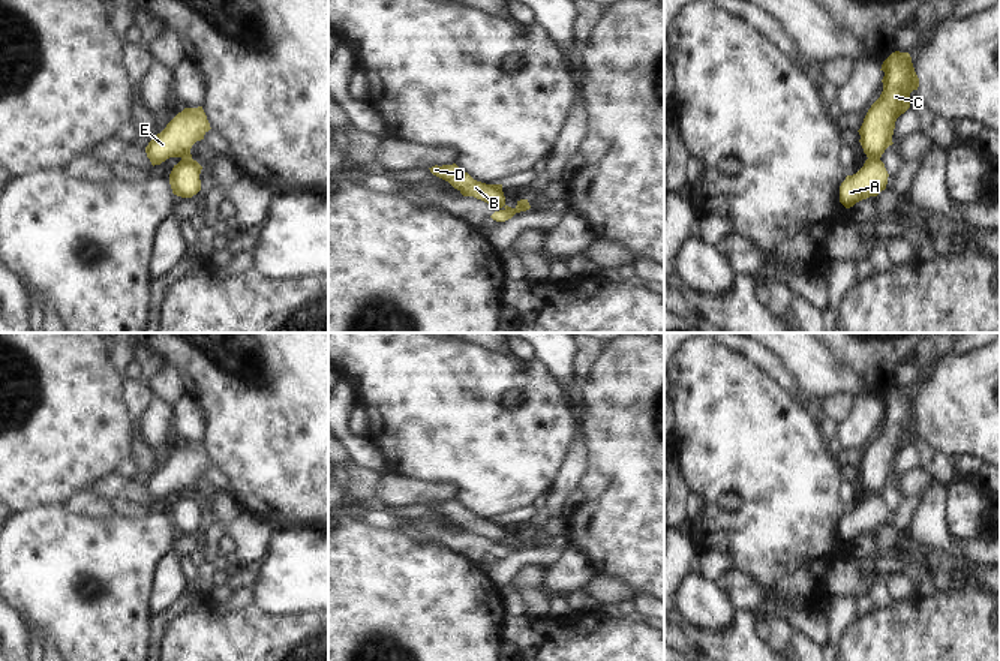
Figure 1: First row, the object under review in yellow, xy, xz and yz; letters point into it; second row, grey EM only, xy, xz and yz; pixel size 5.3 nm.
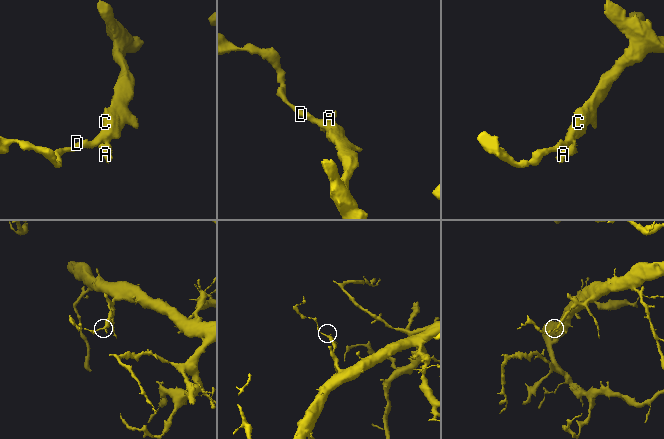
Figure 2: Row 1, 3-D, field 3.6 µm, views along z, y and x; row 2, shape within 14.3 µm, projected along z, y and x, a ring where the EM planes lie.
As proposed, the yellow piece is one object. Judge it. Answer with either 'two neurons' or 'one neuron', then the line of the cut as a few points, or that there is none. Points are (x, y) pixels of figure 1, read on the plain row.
two neurons; cut in yz along (879, 493), (868, 495)

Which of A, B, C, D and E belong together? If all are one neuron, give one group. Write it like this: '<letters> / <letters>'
A / B C D E

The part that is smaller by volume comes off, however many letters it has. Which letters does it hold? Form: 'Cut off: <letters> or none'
Cut off: A

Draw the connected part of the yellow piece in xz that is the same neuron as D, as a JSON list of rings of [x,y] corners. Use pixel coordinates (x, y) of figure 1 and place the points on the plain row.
[[[456,499],[453,501],[442,501],[442,502],[432,502],[429,504],[430,508],[445,517],[448,517],[454,525],[457,525],[463,532],[474,532],[477,535],[481,535],[496,544],[505,544],[508,547],[522,547],[529,546],[529,538],[520,535],[517,537],[517,541],[514,544],[508,543],[505,540],[505,532],[502,528],[502,520],[486,520],[481,517],[474,516],[468,508],[460,505]]]

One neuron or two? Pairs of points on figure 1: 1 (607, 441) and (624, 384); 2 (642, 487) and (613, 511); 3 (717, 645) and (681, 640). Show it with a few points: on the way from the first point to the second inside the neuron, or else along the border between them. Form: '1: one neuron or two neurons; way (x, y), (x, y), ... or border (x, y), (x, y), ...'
1: one neuron; way (613, 427), (624, 415), (624, 397)
2: one neuron; way (634, 495), (621, 508)
3: two neurons; border (679, 627), (693, 645)

